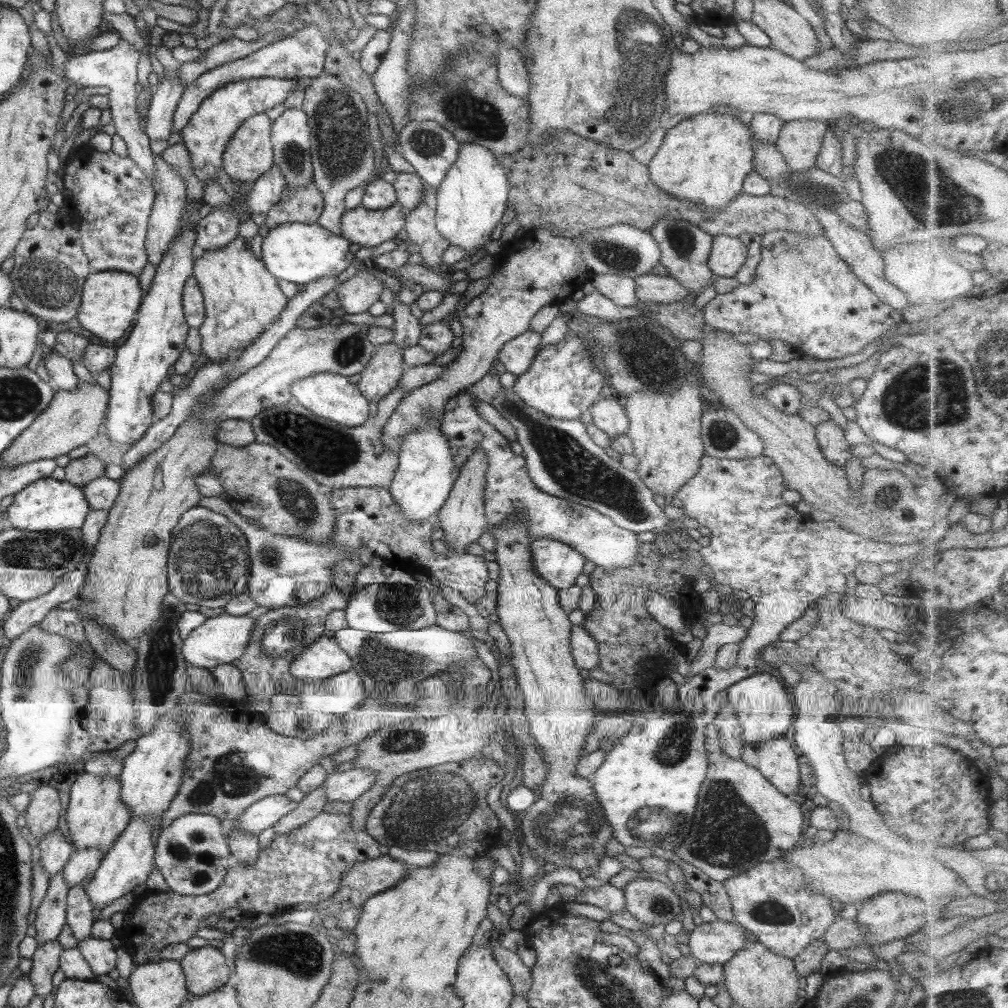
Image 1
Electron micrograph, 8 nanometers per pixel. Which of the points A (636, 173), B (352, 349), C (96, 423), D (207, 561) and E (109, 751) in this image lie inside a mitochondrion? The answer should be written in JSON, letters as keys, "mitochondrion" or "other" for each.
{"A":"other","B":"mitochondrion","C":"other","D":"mitochondrion","E":"other"}

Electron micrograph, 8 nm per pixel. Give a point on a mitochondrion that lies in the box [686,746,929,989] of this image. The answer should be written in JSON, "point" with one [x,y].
{"point":[772,913]}

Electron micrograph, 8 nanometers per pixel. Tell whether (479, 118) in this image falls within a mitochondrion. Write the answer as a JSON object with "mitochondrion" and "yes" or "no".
{"mitochondrion":"yes"}

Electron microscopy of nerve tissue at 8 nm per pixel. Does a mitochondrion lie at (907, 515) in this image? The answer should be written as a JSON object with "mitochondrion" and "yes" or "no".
{"mitochondrion":"no"}

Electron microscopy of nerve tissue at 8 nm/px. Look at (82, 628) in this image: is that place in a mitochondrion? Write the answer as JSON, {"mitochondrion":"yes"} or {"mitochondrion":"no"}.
{"mitochondrion":"no"}

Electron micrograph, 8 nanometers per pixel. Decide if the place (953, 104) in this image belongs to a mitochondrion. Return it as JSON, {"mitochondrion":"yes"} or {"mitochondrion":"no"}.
{"mitochondrion":"yes"}

